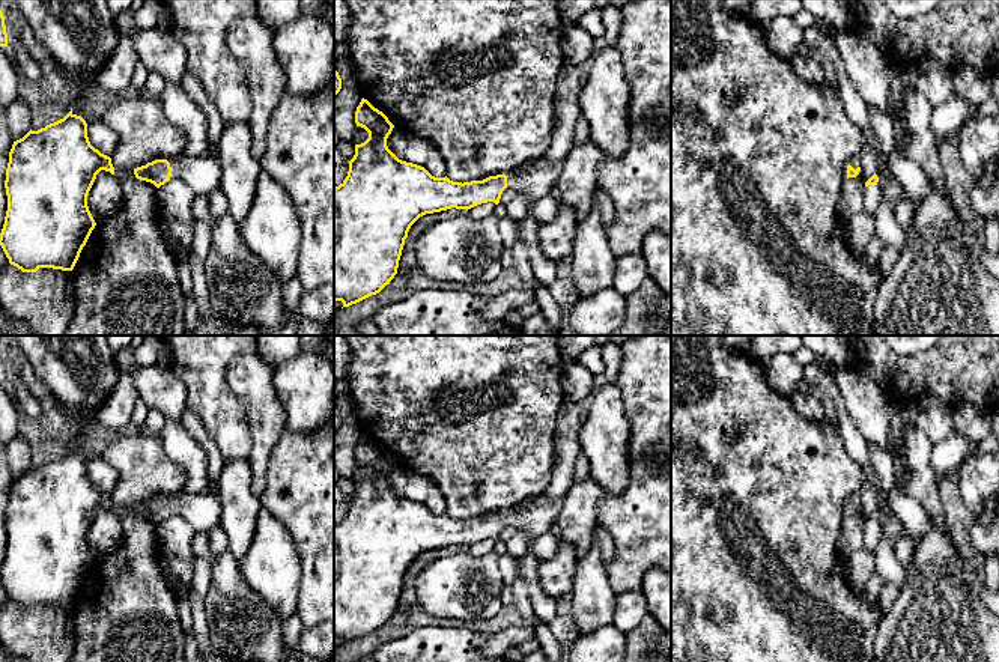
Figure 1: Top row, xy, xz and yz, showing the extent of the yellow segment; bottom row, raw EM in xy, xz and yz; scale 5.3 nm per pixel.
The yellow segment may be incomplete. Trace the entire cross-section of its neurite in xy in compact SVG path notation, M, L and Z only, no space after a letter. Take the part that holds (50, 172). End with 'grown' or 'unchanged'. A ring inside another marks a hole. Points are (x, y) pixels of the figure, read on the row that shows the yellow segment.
M71 111L14 141L6 169L8 211L0 245L9 263L23 272L39 268L72 271L96 223L87 206L89 191L101 172L114 175L111 158L95 149L87 123Z | unchanged

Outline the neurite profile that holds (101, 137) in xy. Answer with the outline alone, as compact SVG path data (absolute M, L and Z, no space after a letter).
M102 120L87 125L87 137L90 144L107 156L114 153L120 141L119 134L107 126Z

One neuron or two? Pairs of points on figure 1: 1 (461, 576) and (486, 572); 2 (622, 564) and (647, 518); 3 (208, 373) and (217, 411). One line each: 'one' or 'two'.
1: one
2: one
3: one

